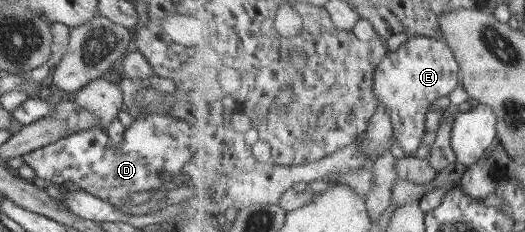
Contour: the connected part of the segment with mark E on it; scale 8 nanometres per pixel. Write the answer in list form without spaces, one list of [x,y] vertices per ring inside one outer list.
[[[422,35],[410,37],[396,51],[389,52],[387,58],[378,66],[375,78],[375,95],[380,100],[380,103],[386,107],[392,119],[392,127],[394,127],[395,131],[394,136],[398,139],[398,144],[406,155],[409,156],[420,148],[425,134],[424,130],[426,130],[424,124],[426,124],[428,109],[442,96],[450,96],[450,92],[459,86],[460,74],[461,69],[459,68],[458,60],[450,44],[445,40],[428,38],[428,36]]]

